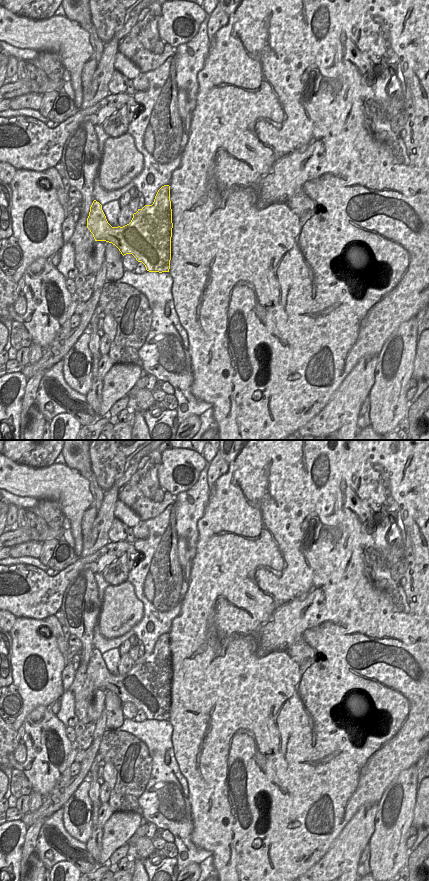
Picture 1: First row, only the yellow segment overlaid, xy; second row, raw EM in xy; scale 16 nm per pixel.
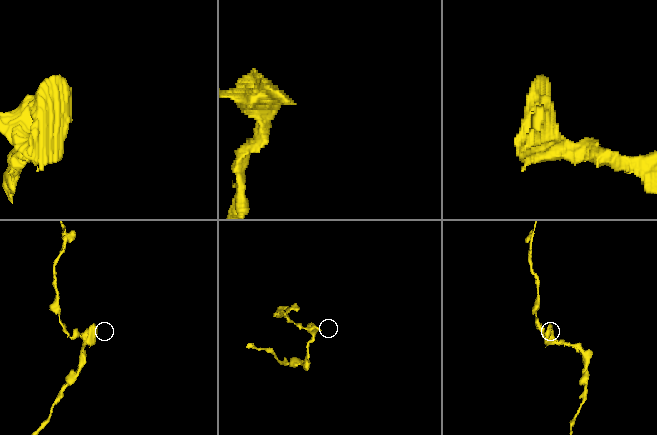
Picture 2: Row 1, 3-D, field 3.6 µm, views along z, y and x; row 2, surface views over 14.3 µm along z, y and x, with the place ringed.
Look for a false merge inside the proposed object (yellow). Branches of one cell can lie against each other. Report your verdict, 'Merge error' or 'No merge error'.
No merge error

